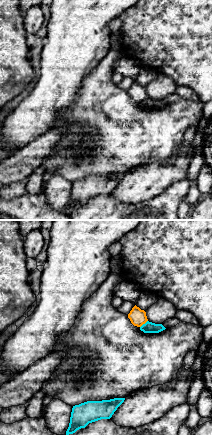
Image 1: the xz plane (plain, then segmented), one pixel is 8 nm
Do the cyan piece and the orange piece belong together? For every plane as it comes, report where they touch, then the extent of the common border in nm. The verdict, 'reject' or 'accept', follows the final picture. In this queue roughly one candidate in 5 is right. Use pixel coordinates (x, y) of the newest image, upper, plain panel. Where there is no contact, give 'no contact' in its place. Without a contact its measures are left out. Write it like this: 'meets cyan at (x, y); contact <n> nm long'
meets cyan at (143, 100); contact 90 nm long

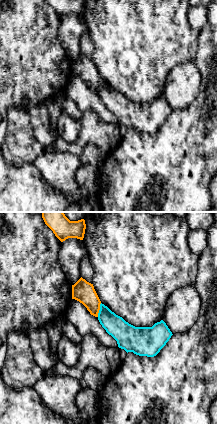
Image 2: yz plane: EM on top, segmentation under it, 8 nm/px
meets cyan at (99, 86); contact 120 nm long

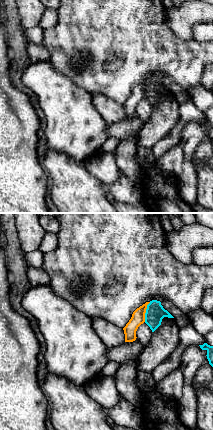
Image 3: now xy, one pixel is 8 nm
meets cyan at (146, 88); contact 170 nm long

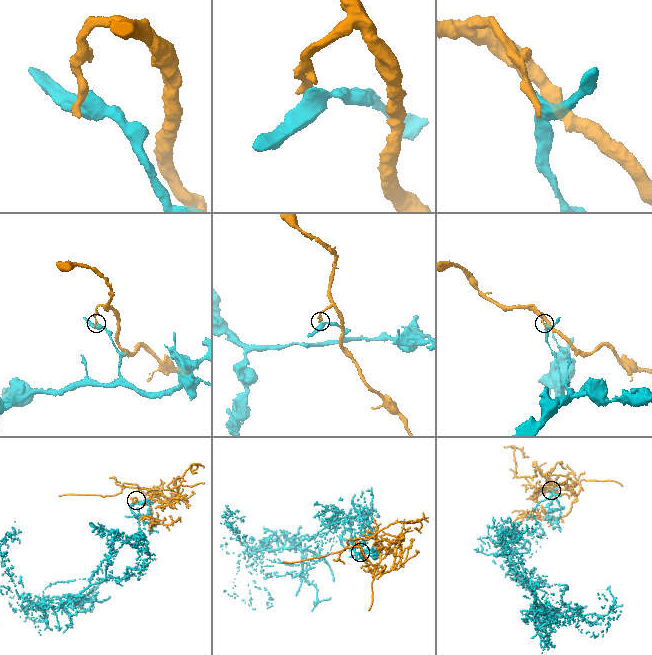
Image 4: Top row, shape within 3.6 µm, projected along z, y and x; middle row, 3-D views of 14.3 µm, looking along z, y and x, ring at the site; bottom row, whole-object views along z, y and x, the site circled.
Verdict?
reject

